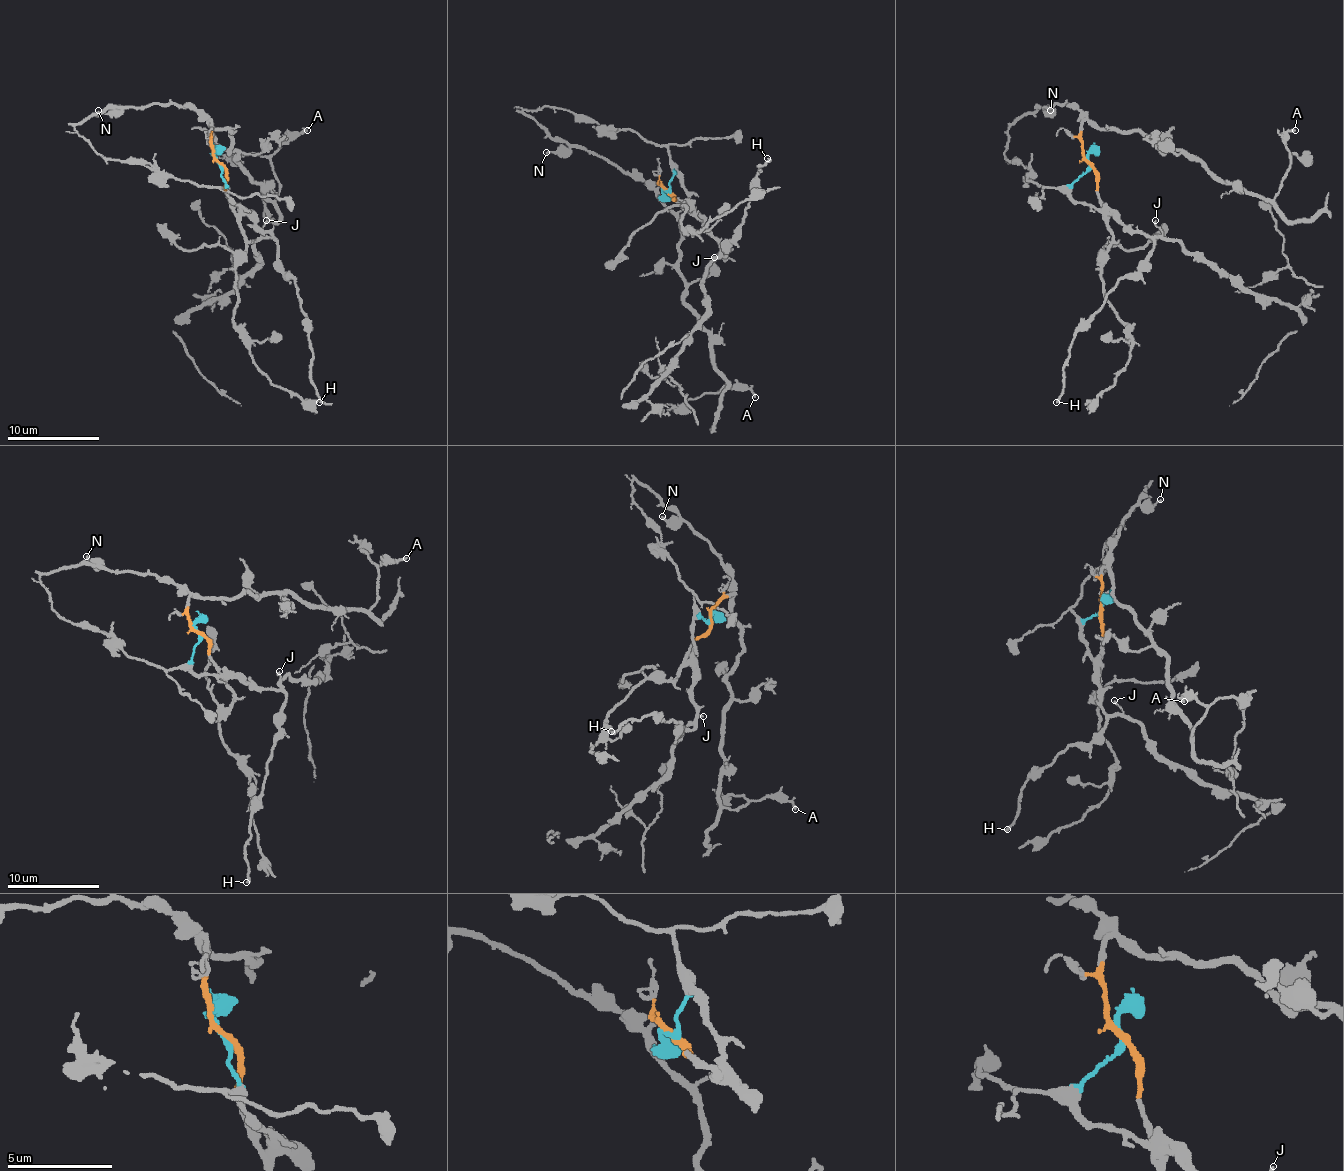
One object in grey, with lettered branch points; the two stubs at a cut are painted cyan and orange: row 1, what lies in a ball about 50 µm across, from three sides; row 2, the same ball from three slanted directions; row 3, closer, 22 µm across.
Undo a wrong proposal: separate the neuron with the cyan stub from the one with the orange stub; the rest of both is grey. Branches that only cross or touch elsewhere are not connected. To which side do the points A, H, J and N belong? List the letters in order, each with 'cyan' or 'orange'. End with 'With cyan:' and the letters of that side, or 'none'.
A: orange
H: cyan
J: cyan
N: orange
With cyan: H, J

